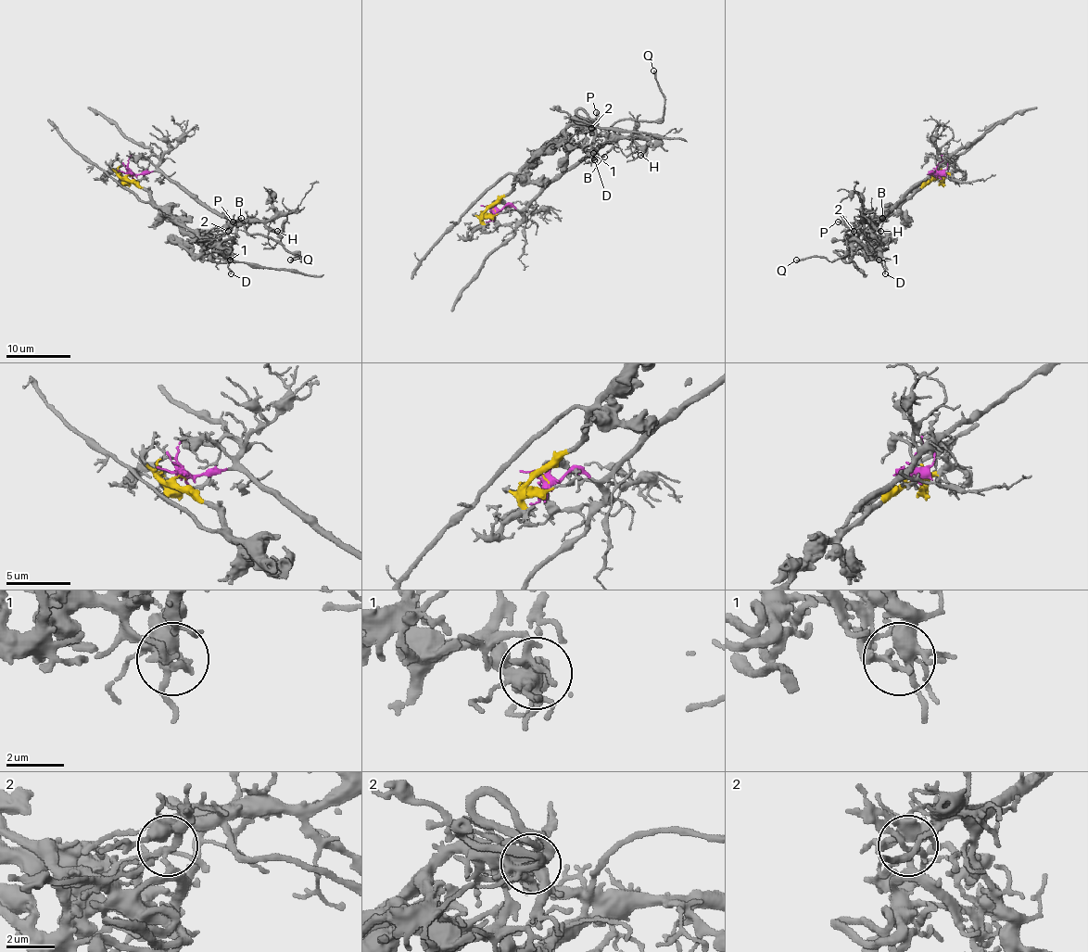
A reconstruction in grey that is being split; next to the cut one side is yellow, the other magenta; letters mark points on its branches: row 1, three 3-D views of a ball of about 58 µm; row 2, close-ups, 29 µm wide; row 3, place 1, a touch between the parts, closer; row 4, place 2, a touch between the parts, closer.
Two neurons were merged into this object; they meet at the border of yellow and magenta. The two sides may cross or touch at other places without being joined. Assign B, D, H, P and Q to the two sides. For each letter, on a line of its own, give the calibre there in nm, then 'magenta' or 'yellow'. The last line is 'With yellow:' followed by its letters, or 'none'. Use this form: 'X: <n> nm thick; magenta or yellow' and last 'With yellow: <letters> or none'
B: 160 nm thick; magenta
D: 160 nm thick; magenta
H: 110 nm thick; magenta
P: 300 nm thick; yellow
Q: 240 nm thick; magenta
With yellow: P

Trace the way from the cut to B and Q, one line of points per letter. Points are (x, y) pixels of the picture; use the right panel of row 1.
B: (933, 174), (931, 171), (935, 171), (893, 209), (876, 220), (869, 220), (876, 226), (882, 218)
Q: (933, 174), (931, 171), (891, 209), (847, 234), (847, 251), (841, 256), (832, 261), (818, 256), (795, 260)

